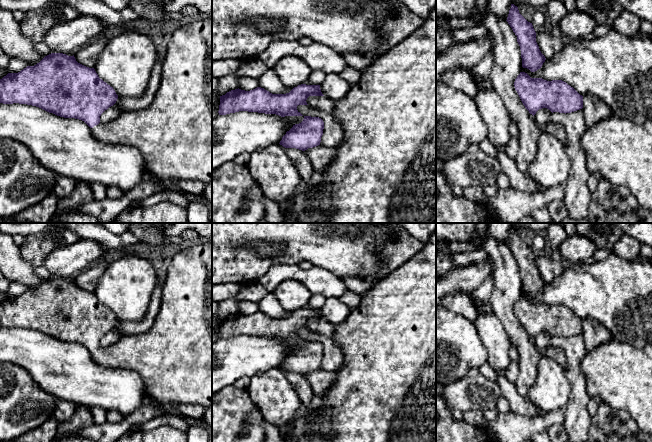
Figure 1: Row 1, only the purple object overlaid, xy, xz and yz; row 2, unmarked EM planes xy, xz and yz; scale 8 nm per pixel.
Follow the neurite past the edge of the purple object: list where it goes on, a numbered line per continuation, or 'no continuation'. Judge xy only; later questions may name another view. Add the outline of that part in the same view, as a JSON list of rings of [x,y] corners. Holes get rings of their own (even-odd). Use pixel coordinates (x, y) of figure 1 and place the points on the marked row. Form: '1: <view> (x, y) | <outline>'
1: xy (173, 134) | [[[212,17],[184,20],[173,32],[162,59],[160,86],[148,107],[121,113],[114,120],[91,129],[104,143],[136,147],[143,157],[146,172],[161,182],[199,180],[212,183]]]

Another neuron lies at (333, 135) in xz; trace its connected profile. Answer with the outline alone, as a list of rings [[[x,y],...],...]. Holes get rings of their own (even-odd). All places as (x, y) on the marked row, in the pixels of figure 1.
[[[298,105],[297,110],[303,116],[319,117],[323,120],[324,129],[320,145],[331,149],[337,149],[343,143],[344,131],[333,115],[312,108],[309,105]]]

